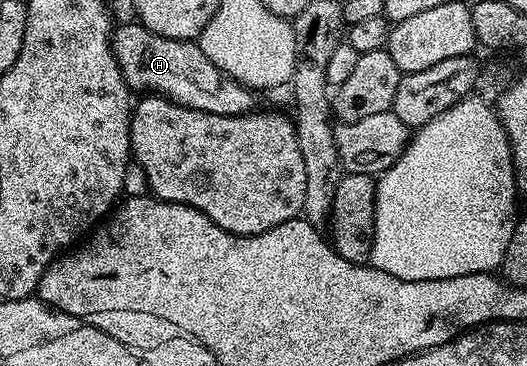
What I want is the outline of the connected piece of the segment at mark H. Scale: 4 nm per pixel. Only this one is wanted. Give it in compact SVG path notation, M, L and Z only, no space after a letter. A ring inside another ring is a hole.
M131 21L125 26L117 25L112 36L112 50L129 90L158 94L169 102L207 114L238 116L257 109L257 91L223 74L218 64L202 52L199 41L158 36L158 32L150 32L150 28L141 26L139 21Z

